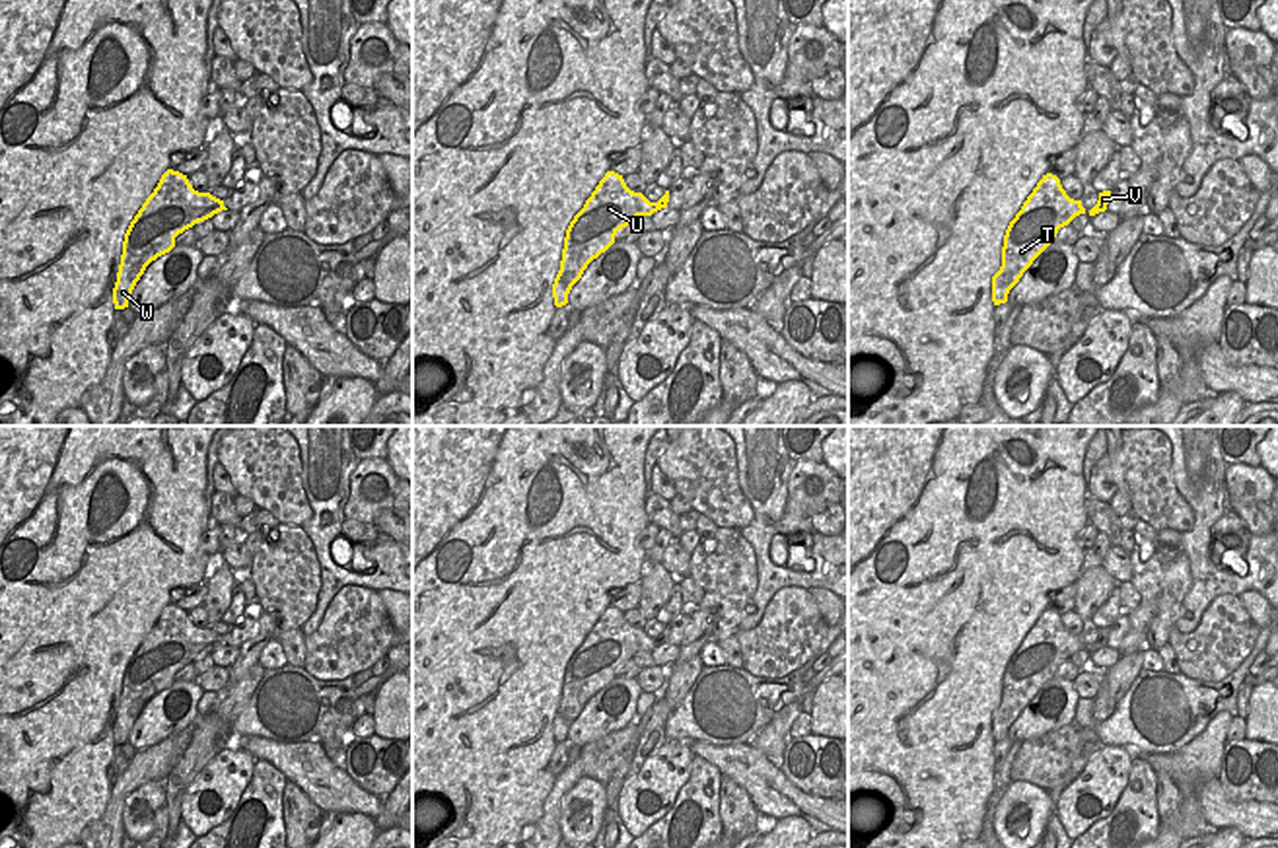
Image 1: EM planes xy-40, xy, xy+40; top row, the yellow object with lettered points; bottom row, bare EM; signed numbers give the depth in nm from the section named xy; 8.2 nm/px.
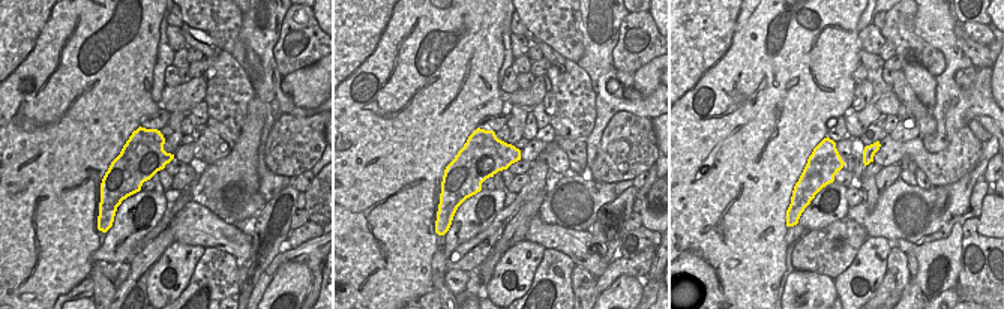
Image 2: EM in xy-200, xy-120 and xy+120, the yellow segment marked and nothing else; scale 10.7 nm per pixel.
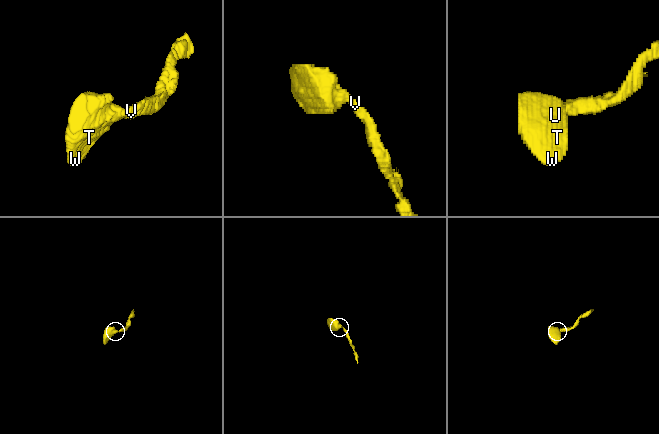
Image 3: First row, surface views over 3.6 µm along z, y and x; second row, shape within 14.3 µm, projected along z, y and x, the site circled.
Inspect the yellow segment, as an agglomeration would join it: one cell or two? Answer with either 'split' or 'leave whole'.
leave whole

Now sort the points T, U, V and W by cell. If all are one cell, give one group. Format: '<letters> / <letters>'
T U V W

